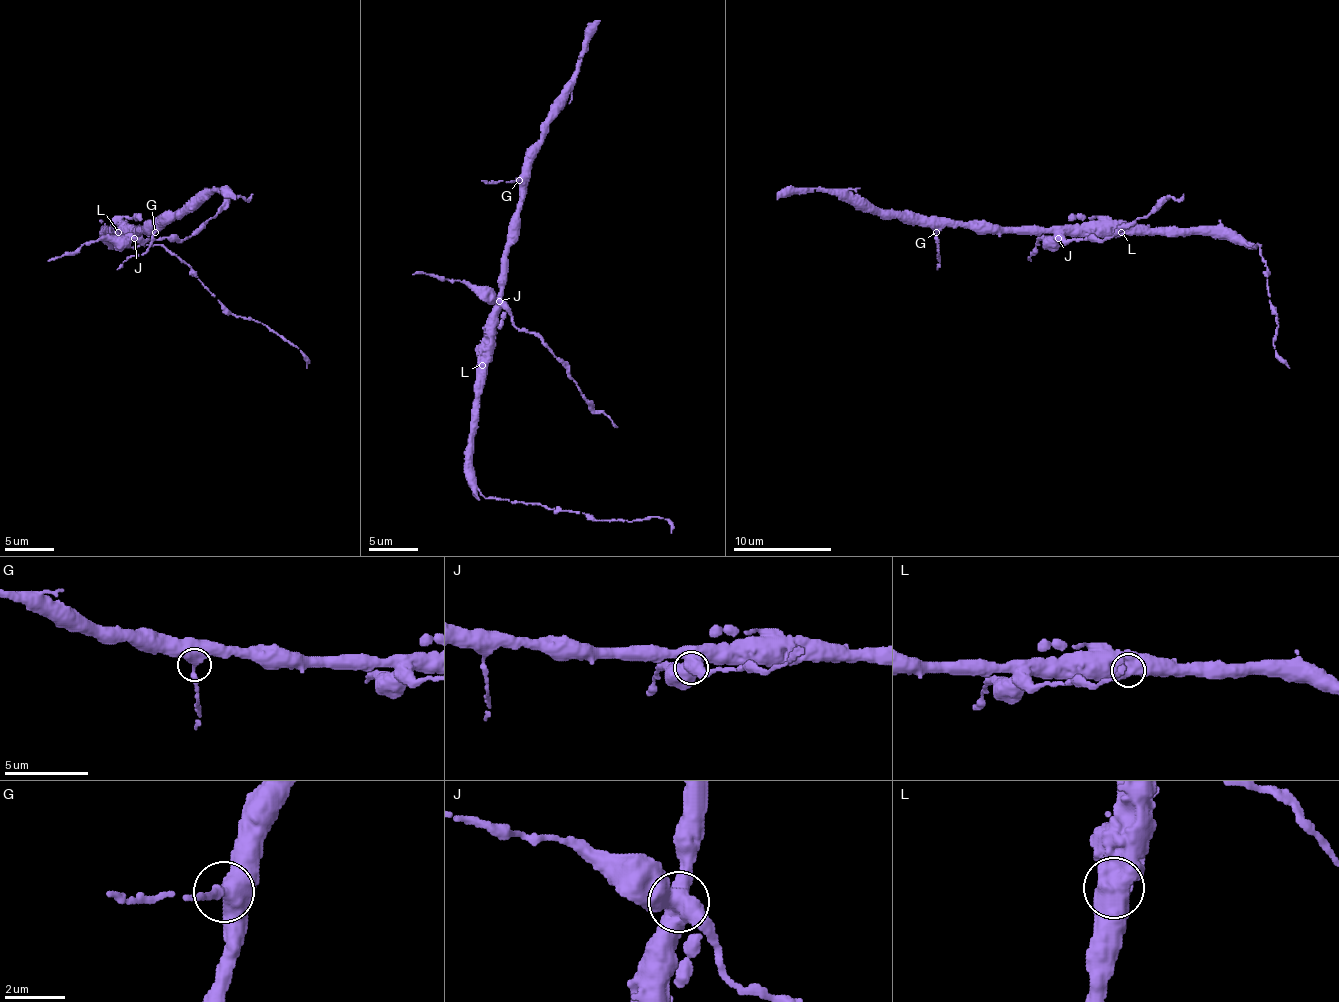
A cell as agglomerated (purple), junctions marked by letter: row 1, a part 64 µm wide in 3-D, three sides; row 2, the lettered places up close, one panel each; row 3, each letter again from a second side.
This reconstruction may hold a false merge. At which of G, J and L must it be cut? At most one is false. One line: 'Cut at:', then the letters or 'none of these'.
Cut at: J

